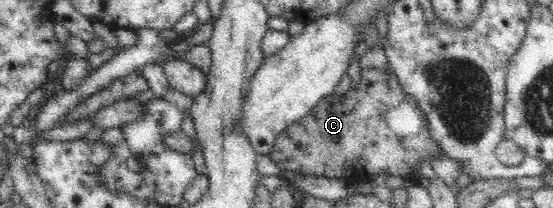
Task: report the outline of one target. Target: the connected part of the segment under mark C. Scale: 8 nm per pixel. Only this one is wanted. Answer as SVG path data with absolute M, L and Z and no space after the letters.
M377 68L361 71L361 80L356 91L341 95L333 92L327 95L317 106L314 106L309 114L287 125L275 138L270 157L280 168L289 170L300 176L315 176L337 178L353 183L353 170L361 168L365 174L372 178L376 175L393 175L402 177L411 170L419 170L421 162L429 160L429 154L441 155L438 148L434 149L429 129L427 129L427 117L419 111L419 105L411 98L398 83L395 73L389 68L389 72Z

